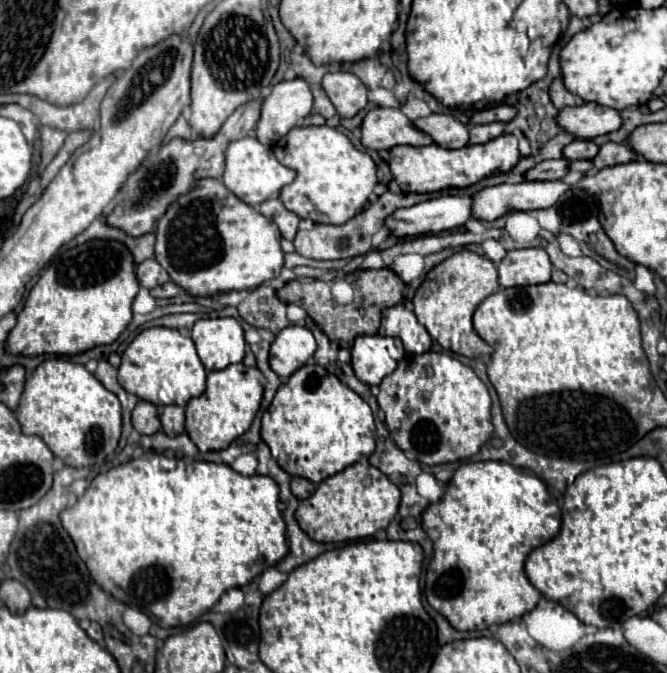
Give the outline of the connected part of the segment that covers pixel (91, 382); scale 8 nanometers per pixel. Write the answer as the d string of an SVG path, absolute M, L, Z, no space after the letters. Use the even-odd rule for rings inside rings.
M50 358L44 360L26 380L26 388L20 398L20 406L16 410L16 418L22 426L24 434L40 436L54 456L58 456L68 466L92 466L106 460L118 446L122 432L122 408L118 396L106 390L102 382L86 370L84 364L76 364L64 358Z

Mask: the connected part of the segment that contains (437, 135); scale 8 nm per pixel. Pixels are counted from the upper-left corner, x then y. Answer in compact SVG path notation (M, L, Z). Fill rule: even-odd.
M430 114L414 120L414 126L432 136L442 148L464 148L470 140L468 128L452 114Z

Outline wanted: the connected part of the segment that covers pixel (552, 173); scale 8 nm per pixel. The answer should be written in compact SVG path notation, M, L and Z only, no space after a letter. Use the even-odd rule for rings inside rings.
M558 158L558 160L544 160L538 166L530 168L524 176L526 180L560 180L570 172L570 160Z

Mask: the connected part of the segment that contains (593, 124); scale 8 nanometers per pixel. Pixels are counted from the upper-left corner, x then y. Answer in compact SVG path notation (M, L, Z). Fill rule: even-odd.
M588 102L578 108L564 108L558 114L558 124L576 138L592 140L618 130L622 126L622 116L614 108Z

